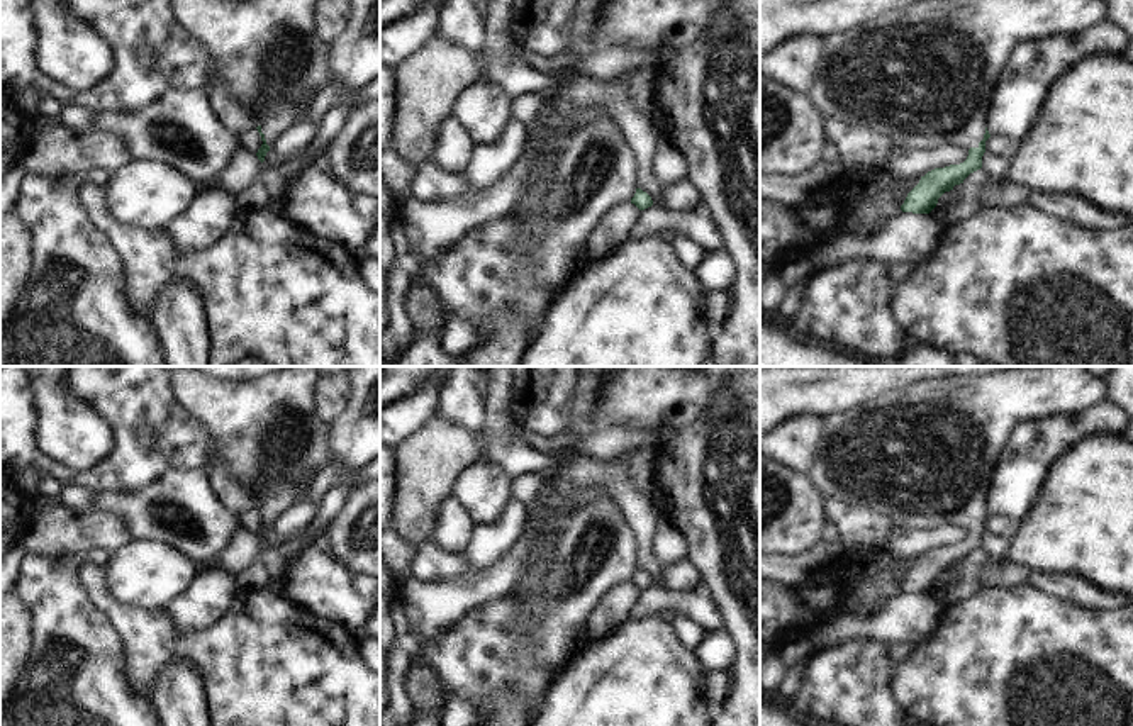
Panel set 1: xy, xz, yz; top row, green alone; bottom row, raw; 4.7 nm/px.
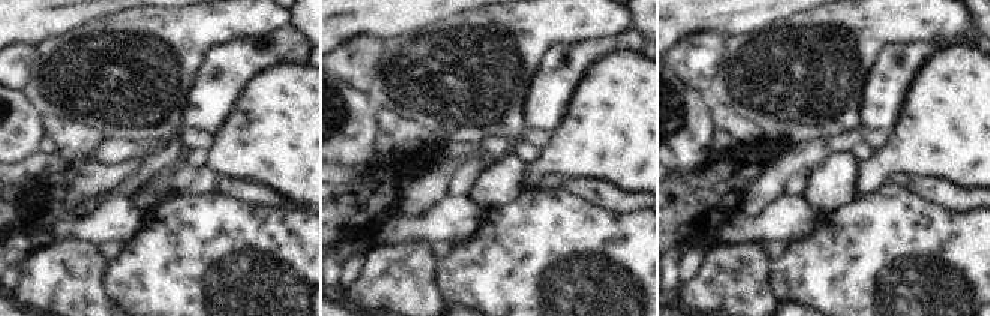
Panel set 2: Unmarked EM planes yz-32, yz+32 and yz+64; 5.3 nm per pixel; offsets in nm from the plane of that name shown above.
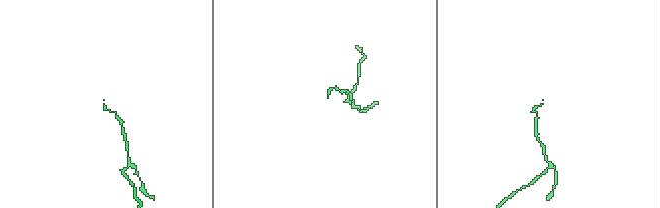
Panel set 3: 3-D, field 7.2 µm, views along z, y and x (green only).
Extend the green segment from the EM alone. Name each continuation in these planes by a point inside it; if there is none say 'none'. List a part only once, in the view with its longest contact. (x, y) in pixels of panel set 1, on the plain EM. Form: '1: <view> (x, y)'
1: yz (923, 457)

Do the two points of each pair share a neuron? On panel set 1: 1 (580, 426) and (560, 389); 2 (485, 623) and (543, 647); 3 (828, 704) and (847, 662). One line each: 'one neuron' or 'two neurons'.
1: two neurons
2: one neuron
3: one neuron

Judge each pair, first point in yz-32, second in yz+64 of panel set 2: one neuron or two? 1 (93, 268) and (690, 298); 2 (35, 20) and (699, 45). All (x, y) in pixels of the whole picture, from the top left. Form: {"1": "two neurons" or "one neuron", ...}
{"1": "one neuron", "2": "two neurons"}

